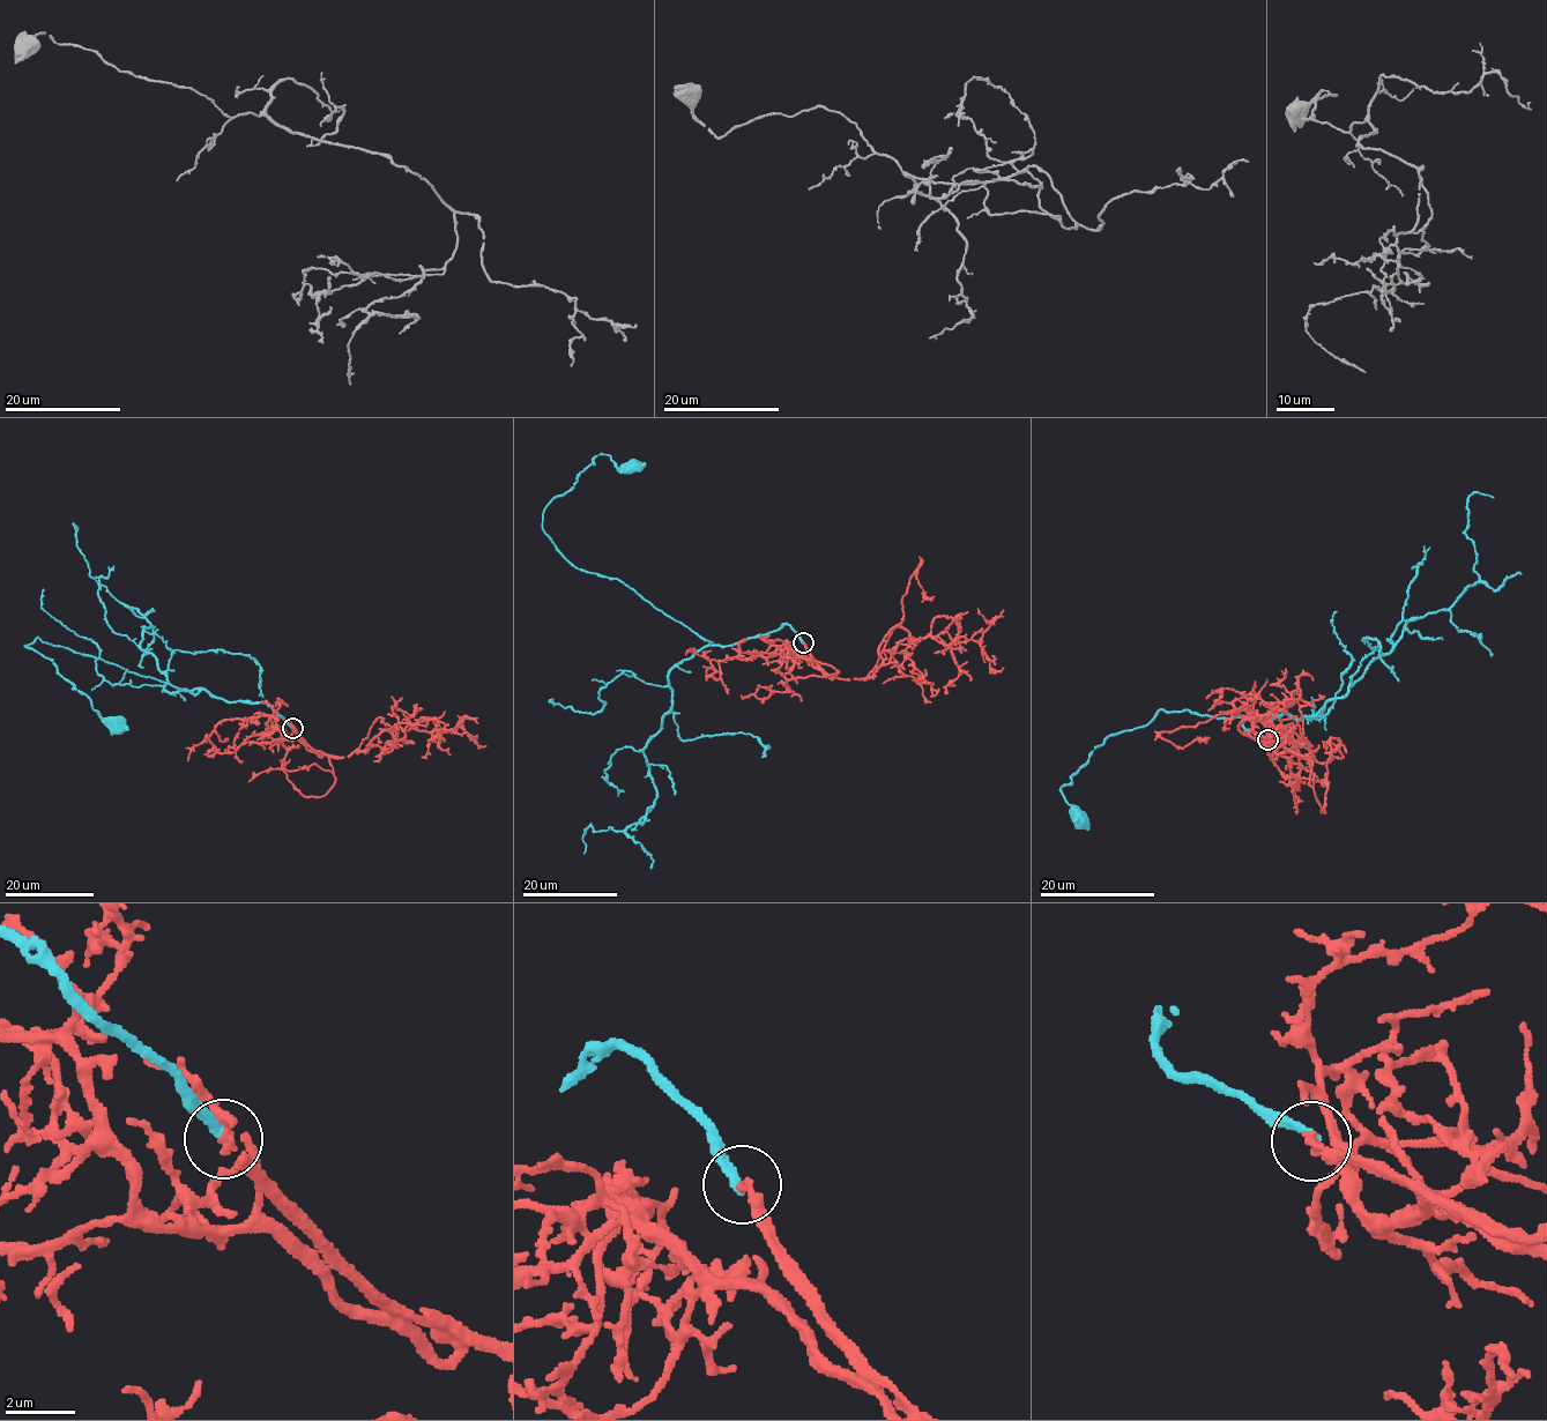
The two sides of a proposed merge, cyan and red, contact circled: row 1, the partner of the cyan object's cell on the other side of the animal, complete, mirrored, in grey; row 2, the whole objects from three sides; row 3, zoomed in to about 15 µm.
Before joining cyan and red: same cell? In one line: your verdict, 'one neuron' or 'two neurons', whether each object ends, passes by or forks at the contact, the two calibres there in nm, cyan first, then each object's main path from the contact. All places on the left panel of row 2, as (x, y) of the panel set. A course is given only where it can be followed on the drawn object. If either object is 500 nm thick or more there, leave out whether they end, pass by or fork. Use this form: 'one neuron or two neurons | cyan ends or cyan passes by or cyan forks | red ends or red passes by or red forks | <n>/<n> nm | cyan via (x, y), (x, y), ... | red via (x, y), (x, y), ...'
two neurons | cyan ends | red ends | 240/200 nm | cyan via (292, 728), (261, 702), (190, 693), (37, 638), (24, 645), (50, 657), (117, 724) | red via (292, 729), (333, 757), (349, 757), (399, 723), (429, 731), (459, 727), (486, 745)

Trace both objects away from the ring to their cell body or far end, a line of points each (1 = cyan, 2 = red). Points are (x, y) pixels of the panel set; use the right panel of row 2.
1: (1267, 739), (1243, 726), (1271, 712), (1264, 722), (1160, 711), (1107, 737), (1061, 787), (1078, 817)
2: (1267, 741), (1313, 757), (1308, 744), (1255, 741), (1239, 728), (1244, 707), (1255, 711), (1250, 699), (1279, 711)

